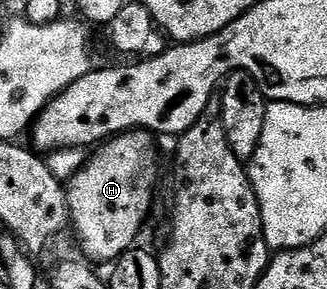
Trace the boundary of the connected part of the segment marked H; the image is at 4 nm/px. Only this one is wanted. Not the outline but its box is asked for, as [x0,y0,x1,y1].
[65,129,158,265]

